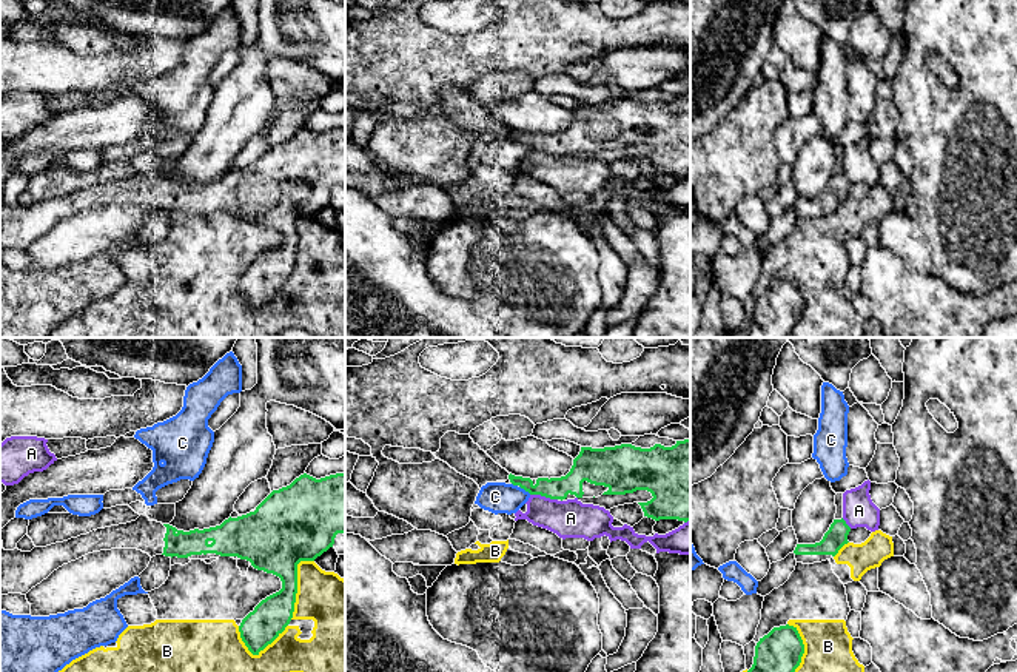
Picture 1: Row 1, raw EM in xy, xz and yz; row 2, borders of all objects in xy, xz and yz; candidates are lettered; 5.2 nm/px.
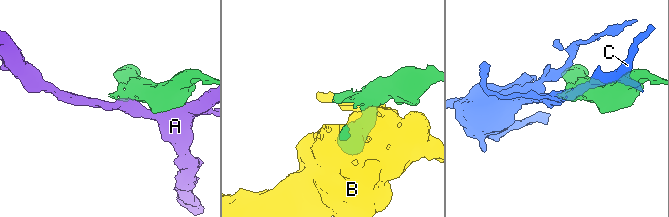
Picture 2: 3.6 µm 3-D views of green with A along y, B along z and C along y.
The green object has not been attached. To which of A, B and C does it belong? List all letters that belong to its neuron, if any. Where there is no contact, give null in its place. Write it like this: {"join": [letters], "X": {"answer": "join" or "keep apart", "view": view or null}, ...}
{"join": [], "A": {"answer": "keep apart", "view": "xz"}, "B": {"answer": "keep apart", "view": "xy"}, "C": {"answer": "keep apart", "view": "xz"}}

